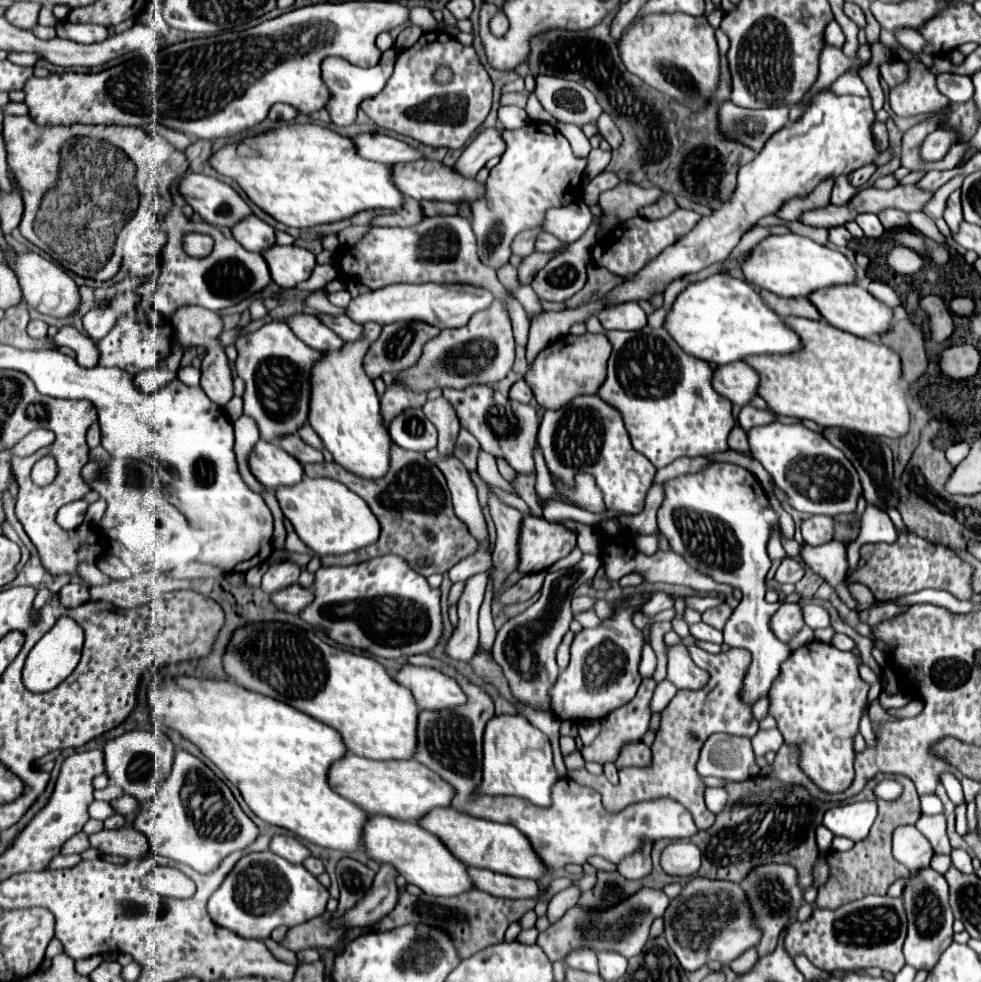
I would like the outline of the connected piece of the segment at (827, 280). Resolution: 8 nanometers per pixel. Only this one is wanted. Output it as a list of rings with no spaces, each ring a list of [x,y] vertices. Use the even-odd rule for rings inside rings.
[[[798,234],[768,236],[760,240],[752,248],[752,260],[744,264],[742,272],[750,284],[758,288],[766,288],[778,296],[788,296],[788,298],[808,296],[810,292],[832,286],[832,284],[850,284],[856,278],[854,266],[848,262],[848,258],[842,252],[820,246],[810,238],[798,236]]]

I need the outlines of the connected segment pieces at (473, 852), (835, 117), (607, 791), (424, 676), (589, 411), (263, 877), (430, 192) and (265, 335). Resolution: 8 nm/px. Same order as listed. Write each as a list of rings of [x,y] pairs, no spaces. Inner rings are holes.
[[[450,806],[450,808],[436,808],[436,810],[428,812],[428,816],[424,816],[424,820],[420,820],[420,826],[424,830],[432,832],[436,838],[440,838],[442,844],[446,848],[450,848],[450,852],[458,860],[462,860],[462,864],[466,864],[466,866],[486,868],[492,872],[500,872],[500,874],[508,874],[508,876],[516,876],[516,878],[532,878],[532,880],[538,880],[548,874],[546,866],[536,856],[536,852],[532,850],[526,836],[508,824],[472,818]]]
[[[830,90],[820,92],[812,98],[804,116],[798,122],[786,124],[778,130],[764,146],[764,150],[738,172],[738,186],[730,200],[722,208],[714,210],[712,216],[702,218],[696,228],[668,246],[656,260],[646,264],[638,274],[626,278],[620,286],[606,294],[610,304],[648,300],[654,292],[662,292],[672,280],[700,272],[702,268],[724,260],[732,248],[740,242],[742,234],[748,232],[760,218],[776,214],[780,206],[794,196],[808,196],[820,182],[838,174],[850,174],[866,164],[884,166],[892,160],[892,150],[880,152],[872,138],[876,114],[872,100],[860,96],[834,96]]]
[[[686,642],[688,654],[694,664],[710,674],[708,684],[702,690],[678,690],[668,708],[662,712],[660,734],[652,744],[652,764],[648,768],[624,768],[620,770],[620,784],[612,786],[606,776],[594,776],[588,770],[568,770],[568,776],[578,784],[590,786],[602,794],[602,802],[610,812],[618,812],[634,802],[652,798],[674,798],[692,812],[698,830],[706,830],[714,824],[714,814],[704,804],[704,784],[696,772],[696,762],[706,738],[714,732],[726,732],[734,736],[752,738],[758,732],[758,722],[752,718],[752,710],[740,702],[740,688],[744,674],[750,666],[750,652],[742,648],[730,648],[722,654],[708,654],[694,642]]]
[[[404,664],[392,678],[412,692],[418,708],[422,710],[442,710],[444,706],[466,702],[460,686],[434,668]]]
[[[598,394],[578,396],[560,410],[546,410],[538,430],[538,444],[542,446],[548,470],[560,480],[572,482],[578,472],[592,474],[604,492],[608,510],[628,514],[644,510],[644,496],[648,494],[656,468],[652,468],[644,454],[632,448],[620,412]]]
[[[250,852],[238,860],[222,886],[208,900],[208,914],[218,924],[244,938],[268,938],[278,926],[298,926],[326,910],[330,894],[302,864],[290,864],[274,852]]]
[[[412,160],[408,164],[394,164],[392,166],[392,174],[394,174],[394,184],[396,188],[400,188],[400,192],[404,196],[410,196],[418,202],[422,200],[446,200],[446,202],[474,202],[476,198],[480,198],[484,194],[484,186],[478,184],[476,180],[464,178],[460,176],[456,170],[444,166],[442,162],[436,160]]]
[[[268,322],[256,332],[236,340],[236,372],[246,382],[244,392],[244,414],[252,416],[260,428],[260,438],[274,442],[278,436],[294,434],[308,420],[308,400],[310,400],[310,366],[322,356],[304,344],[284,322]]]

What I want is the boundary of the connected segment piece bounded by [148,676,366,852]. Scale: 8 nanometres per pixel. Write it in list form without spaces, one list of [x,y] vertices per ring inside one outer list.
[[[194,676],[152,678],[148,686],[148,706],[152,722],[158,720],[196,744],[200,752],[214,762],[220,772],[240,790],[250,810],[264,822],[292,830],[300,838],[306,838],[322,848],[334,848],[340,852],[362,850],[366,812],[346,798],[340,798],[328,786],[328,768],[332,762],[346,756],[346,746],[334,728],[298,712],[284,702],[254,694],[230,680],[204,680]]]

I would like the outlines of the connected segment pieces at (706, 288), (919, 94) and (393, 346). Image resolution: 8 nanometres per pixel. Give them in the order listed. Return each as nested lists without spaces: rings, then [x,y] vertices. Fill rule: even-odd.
[[[714,274],[710,278],[704,278],[700,282],[692,282],[688,284],[678,298],[674,300],[672,308],[668,310],[666,318],[664,318],[664,328],[666,332],[678,342],[678,346],[712,364],[728,364],[734,360],[742,360],[748,354],[788,354],[794,350],[802,348],[800,338],[782,324],[780,316],[774,314],[760,298],[760,294],[744,280],[736,280],[728,274]]]
[[[908,60],[908,78],[890,88],[890,108],[898,116],[918,116],[942,110],[950,100],[936,88],[936,76],[918,60]]]
[[[396,322],[382,326],[380,338],[364,356],[364,370],[374,380],[382,372],[396,374],[412,366],[422,352],[422,346],[440,330],[424,322]]]

